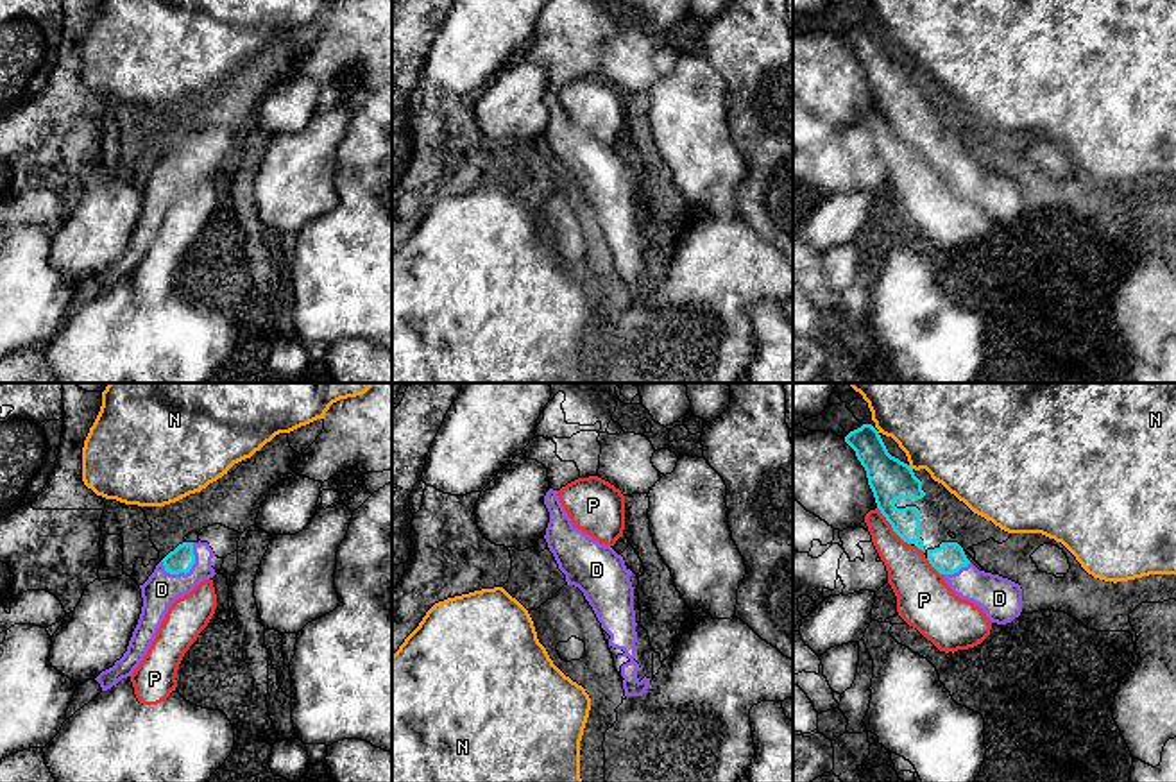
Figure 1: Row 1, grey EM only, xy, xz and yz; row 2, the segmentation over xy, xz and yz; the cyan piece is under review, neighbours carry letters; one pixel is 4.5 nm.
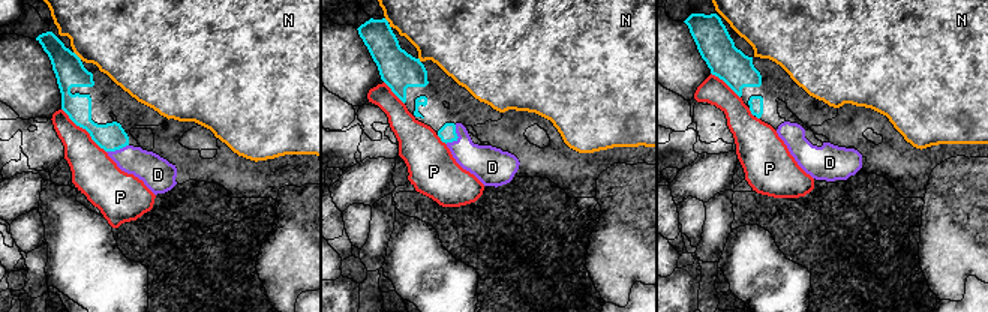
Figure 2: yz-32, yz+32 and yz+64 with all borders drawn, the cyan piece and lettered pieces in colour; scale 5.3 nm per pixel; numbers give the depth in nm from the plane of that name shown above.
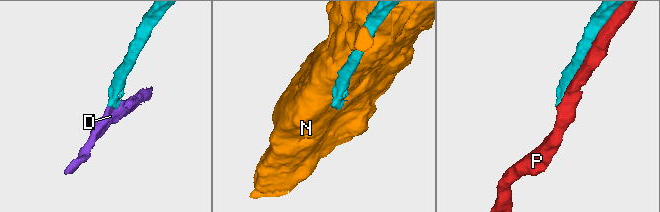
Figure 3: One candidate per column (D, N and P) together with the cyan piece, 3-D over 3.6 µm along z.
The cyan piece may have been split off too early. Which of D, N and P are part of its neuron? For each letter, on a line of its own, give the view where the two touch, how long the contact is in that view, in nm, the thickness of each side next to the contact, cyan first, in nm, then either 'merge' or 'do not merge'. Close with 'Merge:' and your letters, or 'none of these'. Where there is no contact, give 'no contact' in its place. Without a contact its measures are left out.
D: contact in xy; length 190 nm; calibres 110 and 160 nm; merge
N: contact in yz; length 30 nm; calibres 190 and 380 nm; do not merge
P: contact in yz; length 220 nm; calibres 190 and 200 nm; do not merge
Merge: D

